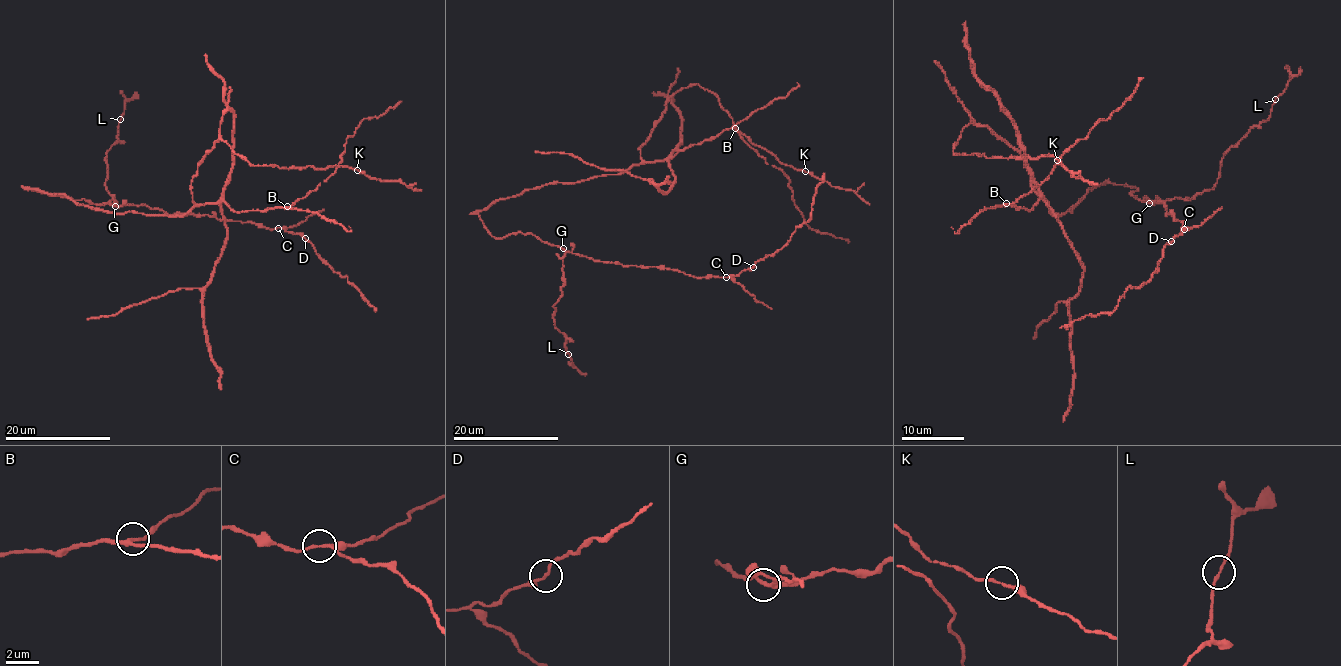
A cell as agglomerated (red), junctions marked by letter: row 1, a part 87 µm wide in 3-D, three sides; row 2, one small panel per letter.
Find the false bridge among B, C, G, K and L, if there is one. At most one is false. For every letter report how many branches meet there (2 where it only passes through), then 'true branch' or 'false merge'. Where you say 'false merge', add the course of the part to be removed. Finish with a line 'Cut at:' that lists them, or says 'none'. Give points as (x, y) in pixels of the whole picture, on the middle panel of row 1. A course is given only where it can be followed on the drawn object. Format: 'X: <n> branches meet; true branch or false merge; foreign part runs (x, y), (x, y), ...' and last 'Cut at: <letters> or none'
B: 3 branches meet; true branch
C: 3 branches meet; true branch
G: 3 branches meet; true branch
K: 2 branches meet; true branch
L: 2 branches meet; true branch
Cut at: none

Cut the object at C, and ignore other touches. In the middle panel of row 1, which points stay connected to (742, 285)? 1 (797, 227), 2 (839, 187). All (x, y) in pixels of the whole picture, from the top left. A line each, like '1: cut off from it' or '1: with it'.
1: with it
2: cut off from it

